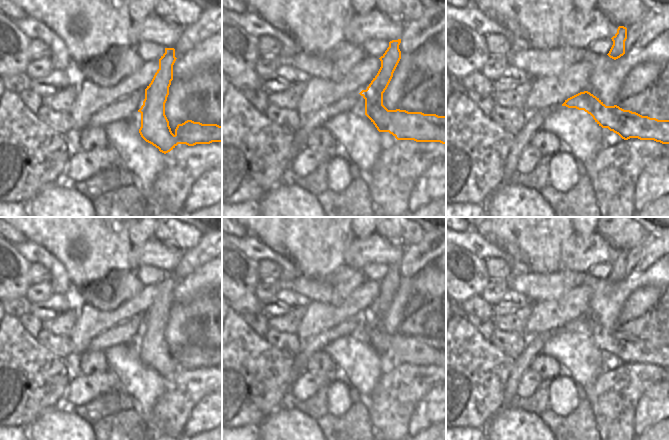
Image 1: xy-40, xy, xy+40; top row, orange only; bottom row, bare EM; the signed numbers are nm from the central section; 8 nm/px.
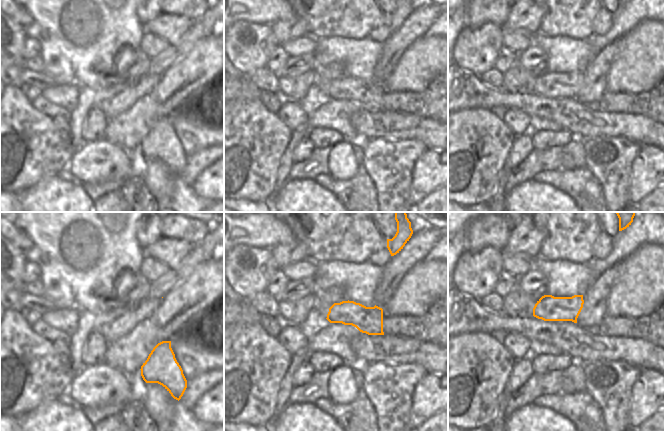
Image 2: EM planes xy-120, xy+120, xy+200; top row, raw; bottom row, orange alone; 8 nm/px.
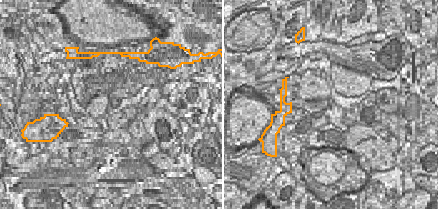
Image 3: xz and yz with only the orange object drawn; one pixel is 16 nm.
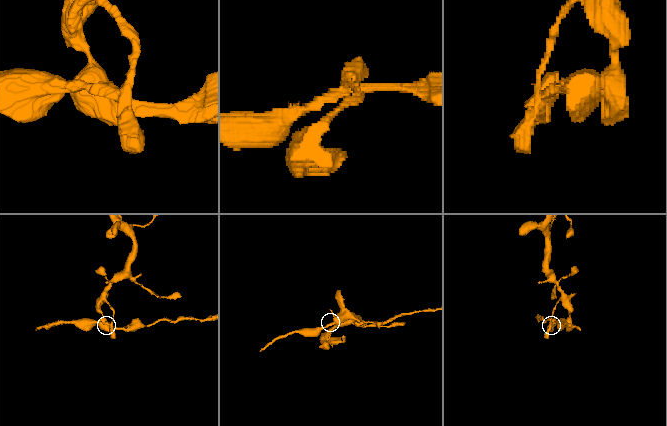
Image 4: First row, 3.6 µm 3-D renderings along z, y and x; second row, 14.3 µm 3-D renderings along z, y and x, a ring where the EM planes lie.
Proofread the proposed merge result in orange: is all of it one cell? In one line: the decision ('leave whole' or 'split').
split

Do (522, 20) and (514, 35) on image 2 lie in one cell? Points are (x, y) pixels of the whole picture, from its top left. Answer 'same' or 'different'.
different

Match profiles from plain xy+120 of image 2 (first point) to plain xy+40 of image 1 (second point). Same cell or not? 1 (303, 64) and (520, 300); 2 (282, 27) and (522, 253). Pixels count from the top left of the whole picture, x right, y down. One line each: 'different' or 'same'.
1: same
2: different

